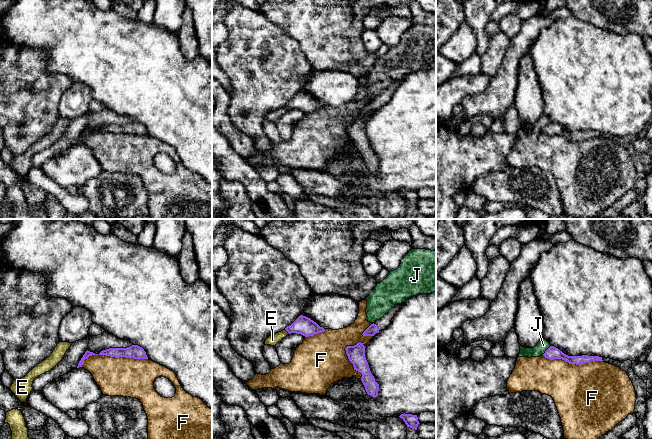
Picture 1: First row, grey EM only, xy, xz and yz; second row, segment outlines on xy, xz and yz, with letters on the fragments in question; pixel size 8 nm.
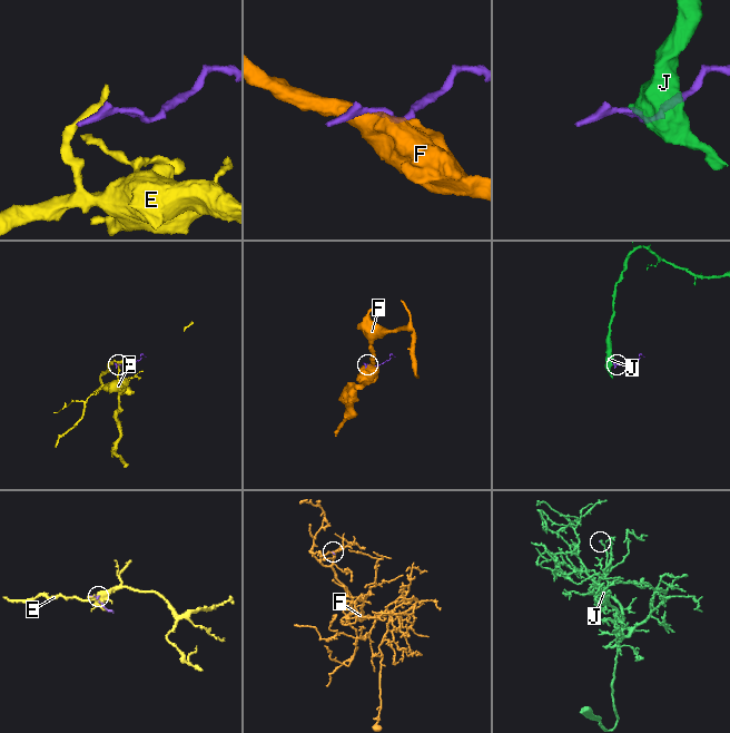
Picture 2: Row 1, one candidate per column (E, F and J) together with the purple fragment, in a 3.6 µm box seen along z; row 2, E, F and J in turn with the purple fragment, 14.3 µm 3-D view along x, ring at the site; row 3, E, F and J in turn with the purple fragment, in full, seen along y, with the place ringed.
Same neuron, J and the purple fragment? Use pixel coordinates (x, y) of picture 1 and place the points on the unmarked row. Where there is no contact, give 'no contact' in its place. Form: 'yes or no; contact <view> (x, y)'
no; contact yz (546, 126)

